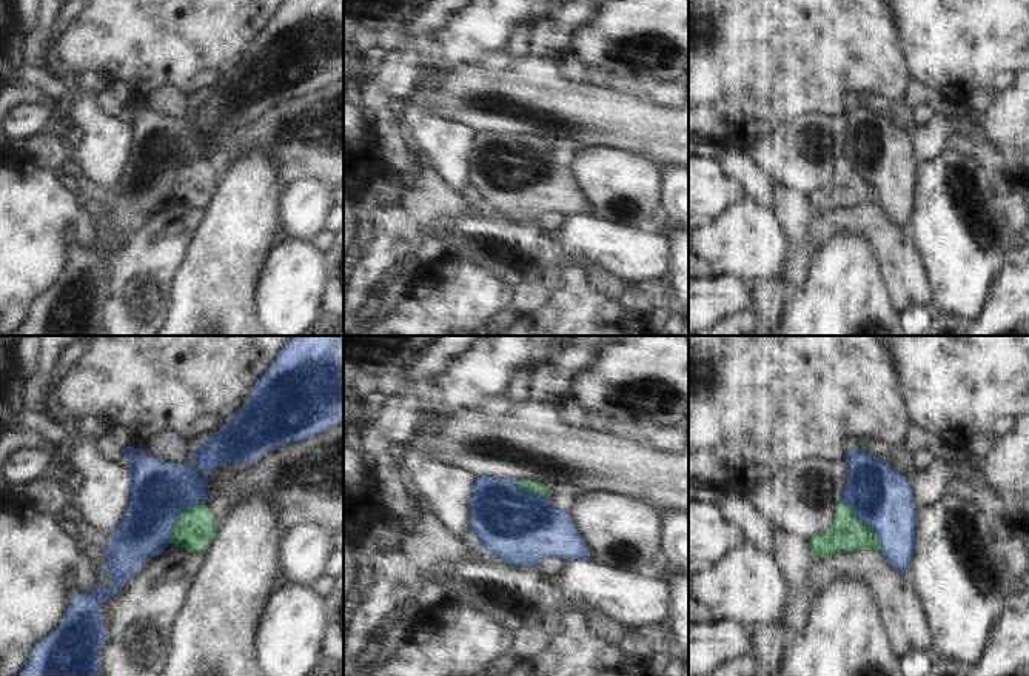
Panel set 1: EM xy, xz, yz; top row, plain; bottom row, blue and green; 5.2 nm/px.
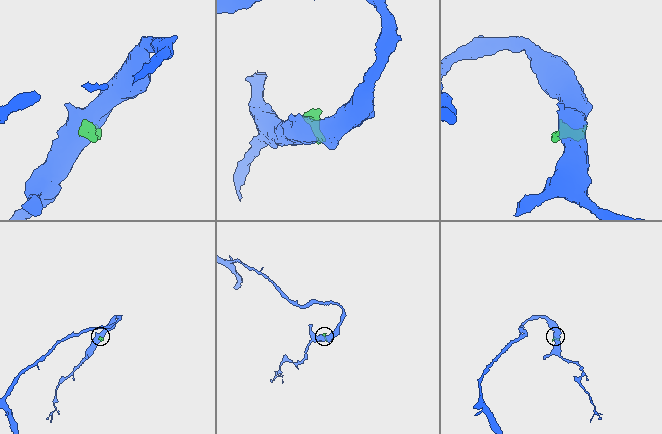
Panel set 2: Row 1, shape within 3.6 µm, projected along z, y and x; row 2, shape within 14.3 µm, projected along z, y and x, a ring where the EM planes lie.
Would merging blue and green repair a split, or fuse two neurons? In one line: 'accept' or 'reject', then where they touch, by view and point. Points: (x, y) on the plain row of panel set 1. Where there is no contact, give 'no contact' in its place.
reject; contact xy (179, 170)

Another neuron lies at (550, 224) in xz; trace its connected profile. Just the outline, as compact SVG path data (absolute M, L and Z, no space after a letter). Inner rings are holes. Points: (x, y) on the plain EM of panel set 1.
M550 211L538 217L535 222L545 237L553 239L556 234L559 234L565 219L567 217L562 213Z

